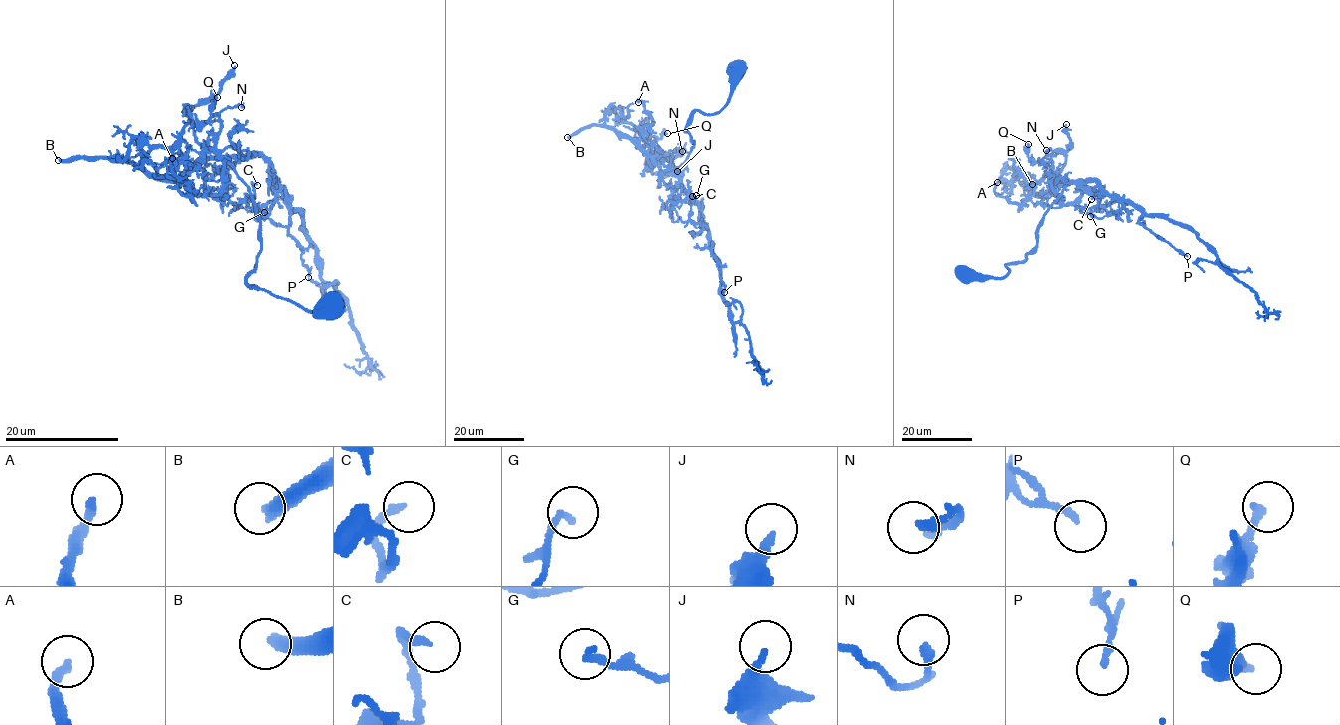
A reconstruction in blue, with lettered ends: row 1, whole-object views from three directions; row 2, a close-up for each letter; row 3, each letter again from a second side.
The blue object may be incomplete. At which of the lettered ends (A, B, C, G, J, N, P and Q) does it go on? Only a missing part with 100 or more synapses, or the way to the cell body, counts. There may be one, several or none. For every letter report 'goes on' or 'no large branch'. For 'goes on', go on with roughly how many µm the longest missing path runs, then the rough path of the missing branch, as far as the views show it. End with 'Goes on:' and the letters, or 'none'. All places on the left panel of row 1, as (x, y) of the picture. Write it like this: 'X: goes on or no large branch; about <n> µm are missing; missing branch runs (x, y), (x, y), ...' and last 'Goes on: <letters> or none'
A: no large branch
B: goes on; about 180 µm are missing
C: no large branch
G: no large branch
J: no large branch
N: no large branch
P: no large branch
Q: no large branch
Goes on: B

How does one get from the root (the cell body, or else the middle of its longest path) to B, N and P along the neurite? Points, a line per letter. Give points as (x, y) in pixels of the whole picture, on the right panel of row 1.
B: (967, 278), (1002, 278), (1036, 245), (1039, 222), (1067, 183), (1035, 193), (1020, 182), (1032, 184)
N: (967, 278), (1002, 278), (1006, 264), (1021, 262), (1036, 245), (1039, 222), (1067, 184), (1051, 177), (1046, 150)
P: (967, 278), (1002, 278), (1024, 260), (1072, 181), (1129, 201), (1187, 256)

